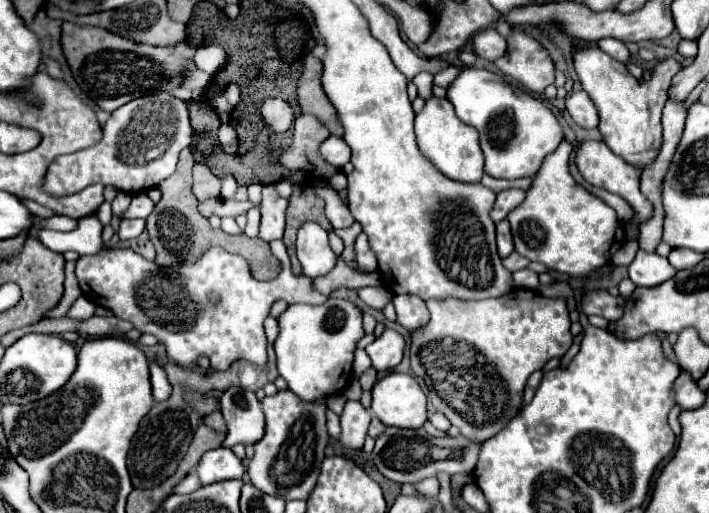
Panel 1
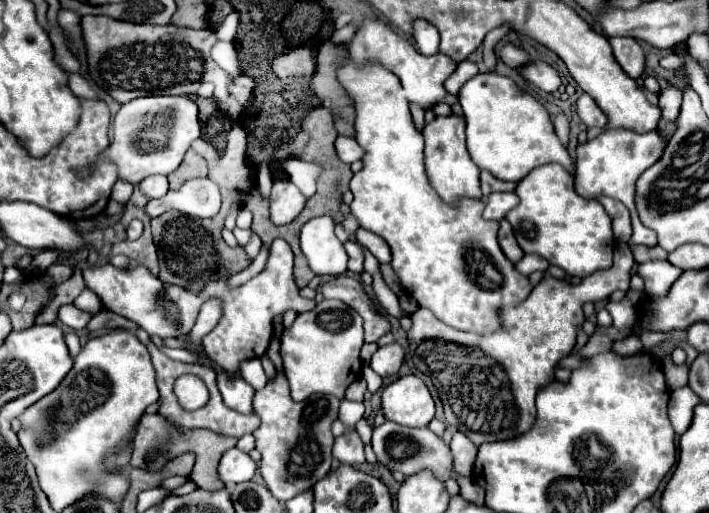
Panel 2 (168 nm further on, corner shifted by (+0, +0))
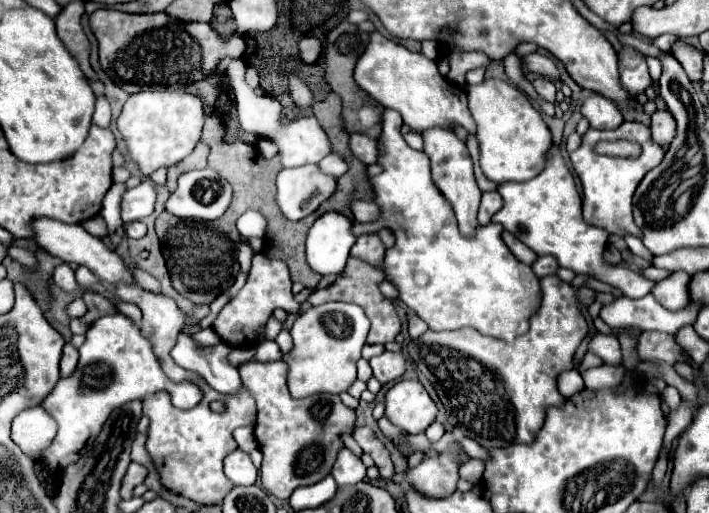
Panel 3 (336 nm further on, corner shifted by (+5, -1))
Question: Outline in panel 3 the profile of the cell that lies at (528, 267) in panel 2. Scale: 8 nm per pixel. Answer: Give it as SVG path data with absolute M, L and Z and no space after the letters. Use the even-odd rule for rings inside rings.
M545 255L545 257L539 257L531 267L533 267L537 277L547 277L547 275L555 275L557 273L559 263L551 255Z

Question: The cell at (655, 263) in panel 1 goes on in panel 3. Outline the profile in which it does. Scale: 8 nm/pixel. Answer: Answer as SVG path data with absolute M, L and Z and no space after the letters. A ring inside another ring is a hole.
M675 271L669 279L663 279L653 289L655 299L669 311L679 311L691 303L689 295L691 277L685 271Z

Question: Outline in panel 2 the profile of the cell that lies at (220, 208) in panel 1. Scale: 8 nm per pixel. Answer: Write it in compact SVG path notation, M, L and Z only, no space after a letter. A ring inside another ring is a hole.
M208 178L188 180L180 190L170 190L162 198L150 200L144 210L150 218L156 218L168 210L180 210L198 218L214 218L220 210L220 190Z

